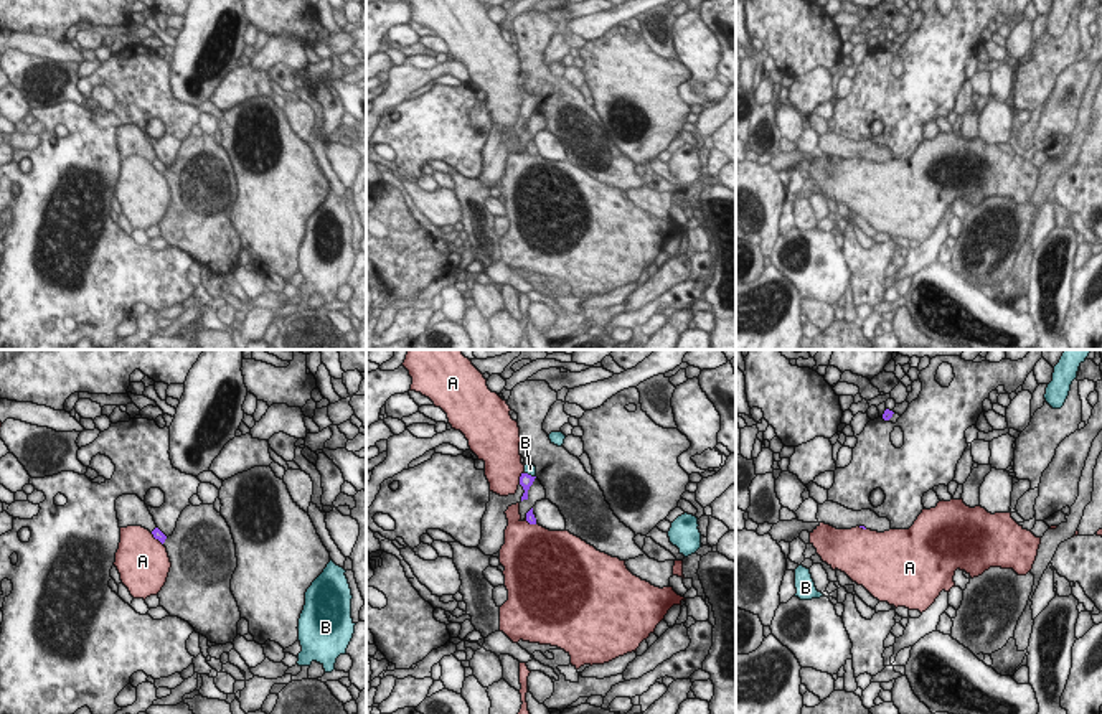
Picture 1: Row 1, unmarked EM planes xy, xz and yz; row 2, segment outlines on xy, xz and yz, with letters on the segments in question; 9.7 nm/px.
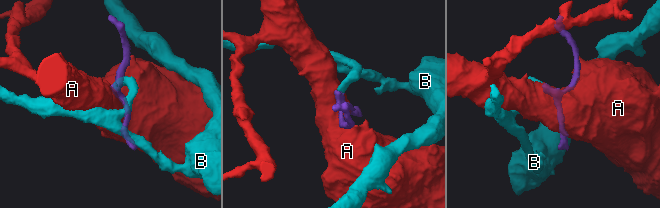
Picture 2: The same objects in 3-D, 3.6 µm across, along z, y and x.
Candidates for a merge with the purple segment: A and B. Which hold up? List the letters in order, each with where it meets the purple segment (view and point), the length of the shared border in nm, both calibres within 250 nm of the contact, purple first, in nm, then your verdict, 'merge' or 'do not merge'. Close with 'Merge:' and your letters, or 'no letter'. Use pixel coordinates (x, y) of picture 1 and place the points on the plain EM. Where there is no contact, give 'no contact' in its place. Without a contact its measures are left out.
A: meets purple in xz at (520, 109); contact 140 nm long; 130 nm thick on the purple side, 360 nm on the other; do not merge
B: meets purple in xz at (530, 106); contact 120 nm long; 130 nm thick on the purple side, 100 nm on the other; merge
Merge: B

